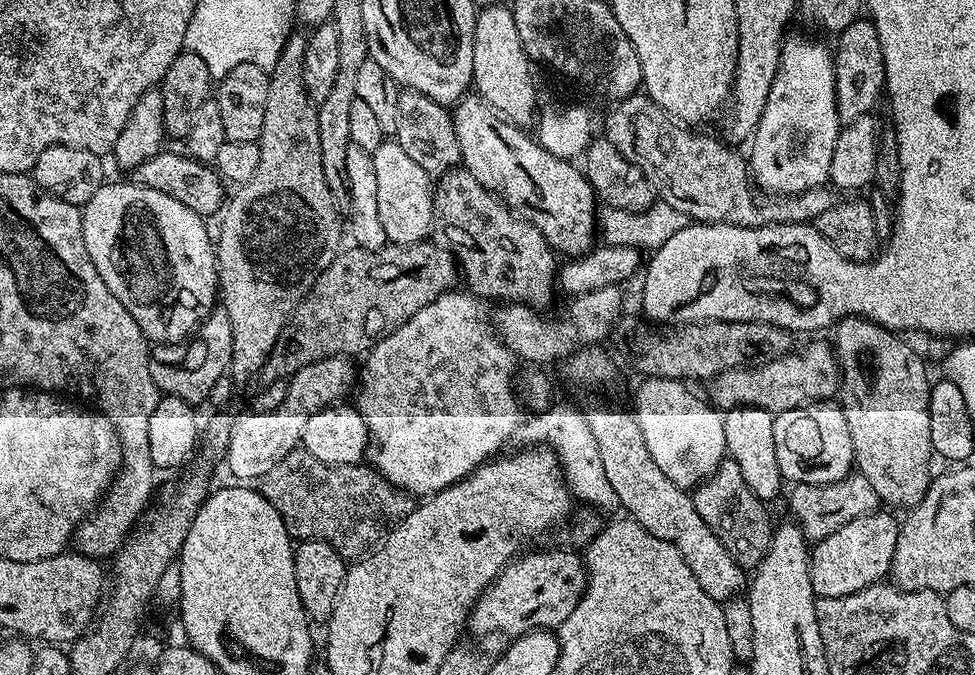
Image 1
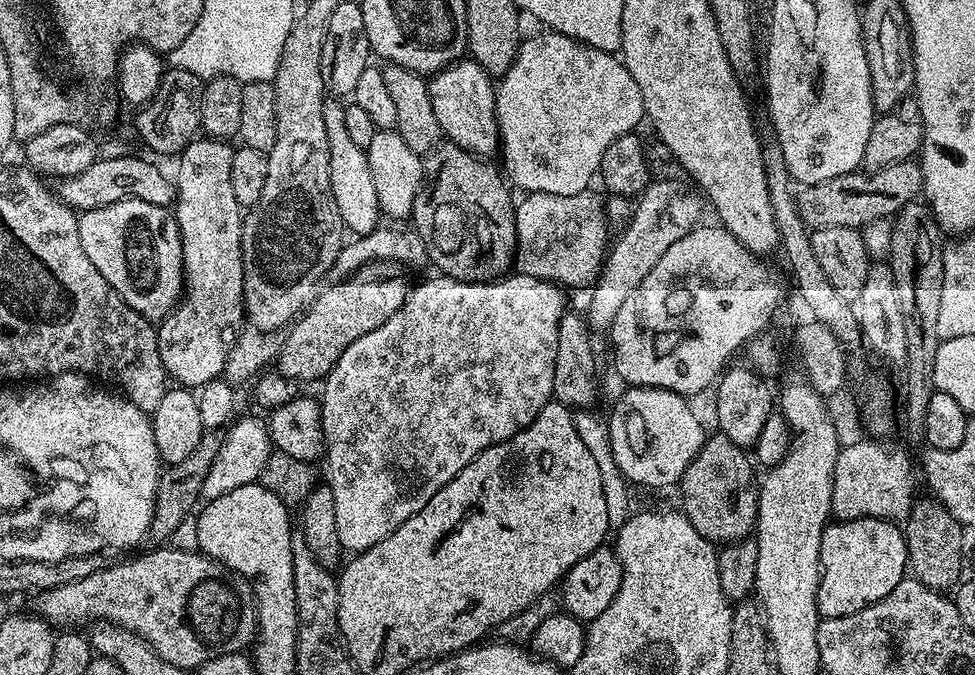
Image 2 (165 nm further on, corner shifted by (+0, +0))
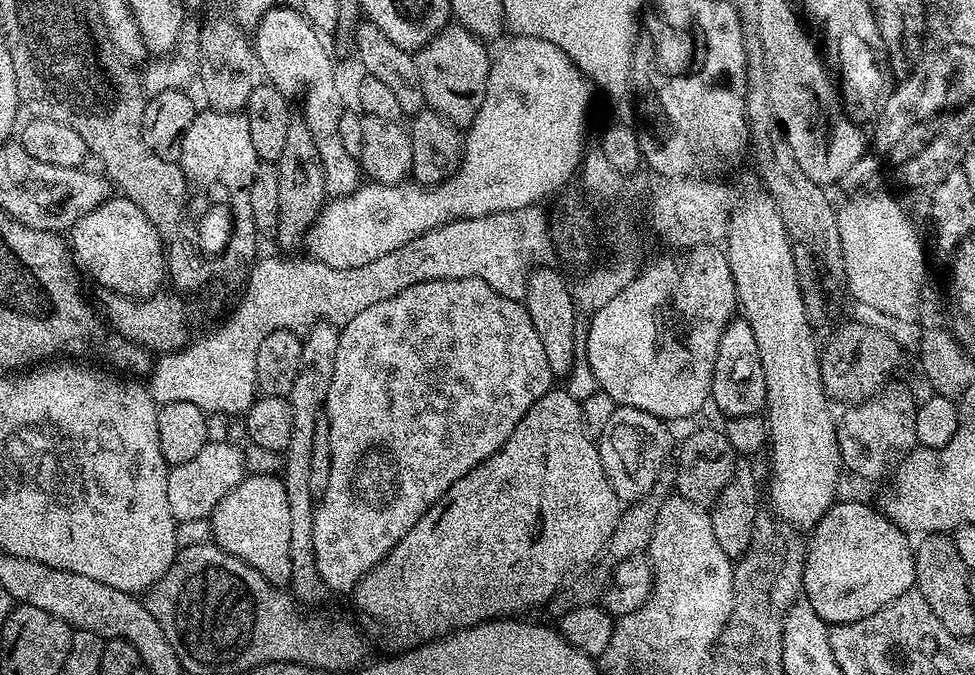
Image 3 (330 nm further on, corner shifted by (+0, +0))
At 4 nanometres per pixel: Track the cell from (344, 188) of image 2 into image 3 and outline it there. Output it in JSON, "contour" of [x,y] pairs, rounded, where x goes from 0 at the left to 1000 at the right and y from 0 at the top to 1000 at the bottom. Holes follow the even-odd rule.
{"contour":[[[280,9],[261,41],[263,84],[269,92],[274,123],[296,145],[312,136],[312,185],[318,193],[332,259],[332,281],[337,292],[348,293],[363,287],[371,271],[369,239],[355,222],[347,193],[347,175],[355,163],[345,120],[345,101],[332,73],[329,49],[321,41],[311,18],[299,12]]]}

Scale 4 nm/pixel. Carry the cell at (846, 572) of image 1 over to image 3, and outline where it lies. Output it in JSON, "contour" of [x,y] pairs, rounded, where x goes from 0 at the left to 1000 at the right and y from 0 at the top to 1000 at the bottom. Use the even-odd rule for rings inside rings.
{"contour":[[[863,739],[861,744],[854,747],[849,760],[839,772],[836,782],[832,784],[831,794],[833,794],[833,801],[829,806],[829,825],[824,825],[823,830],[825,839],[823,877],[827,884],[827,893],[831,898],[835,898],[835,904],[838,910],[851,927],[855,924],[875,924],[884,916],[888,916],[892,910],[896,910],[903,901],[908,901],[915,889],[922,887],[927,877],[936,876],[939,862],[939,821],[936,801],[931,801],[934,800],[932,790],[926,788],[916,770],[912,770],[911,766],[907,763],[906,757],[898,754],[897,759],[892,748],[881,747],[878,741],[865,741],[866,739]]]}

